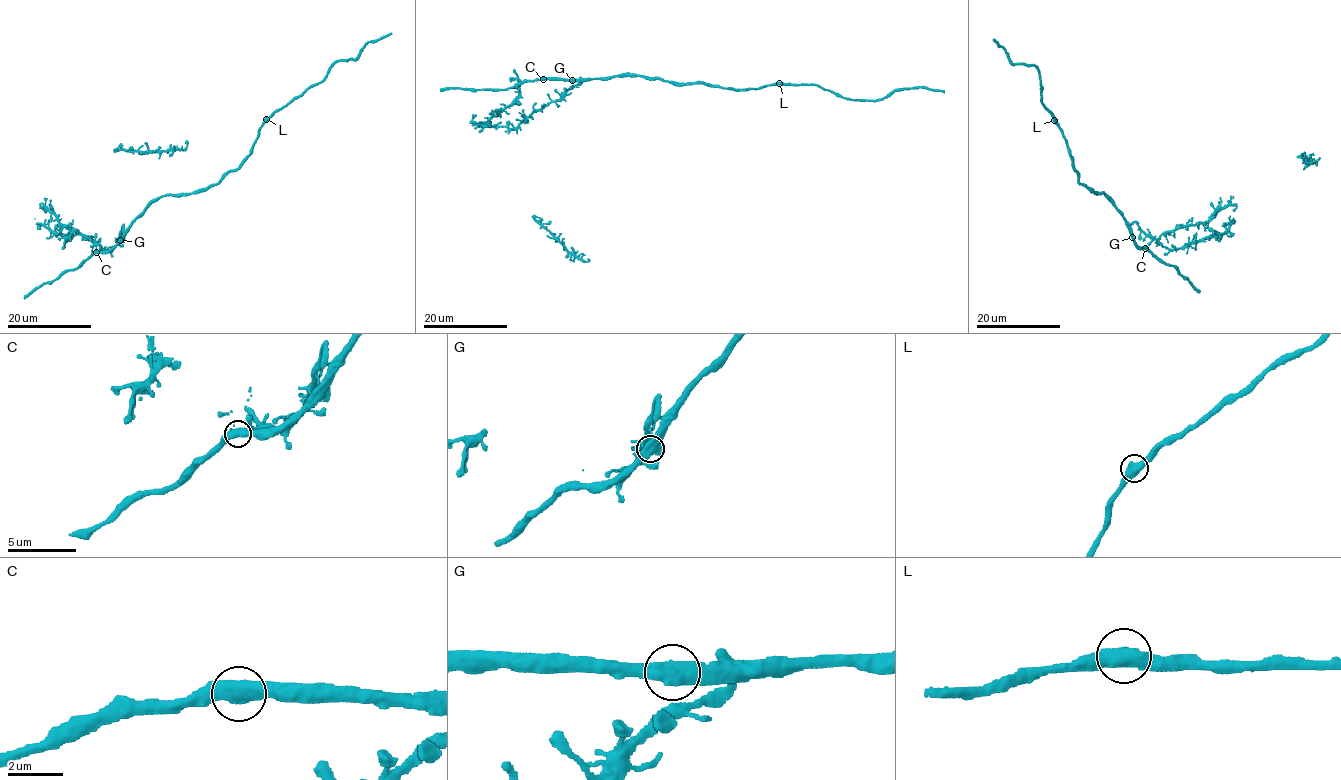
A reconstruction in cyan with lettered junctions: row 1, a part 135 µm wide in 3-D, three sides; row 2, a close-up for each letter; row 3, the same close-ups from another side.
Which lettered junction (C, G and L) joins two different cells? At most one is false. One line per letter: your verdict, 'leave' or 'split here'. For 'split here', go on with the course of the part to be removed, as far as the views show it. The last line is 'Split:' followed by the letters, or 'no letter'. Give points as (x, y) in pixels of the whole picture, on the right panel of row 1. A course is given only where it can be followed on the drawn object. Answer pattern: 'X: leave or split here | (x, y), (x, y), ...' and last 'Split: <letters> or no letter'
C: leave
G: leave
L: split here | (1055, 120), (1040, 101), (1041, 82), (1036, 67), (1012, 62), (994, 39)
Split: L

